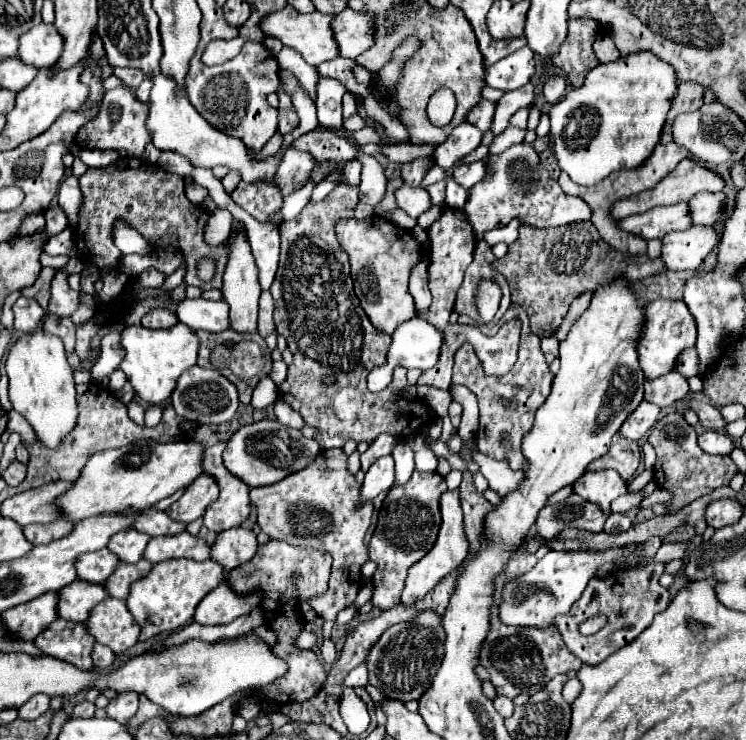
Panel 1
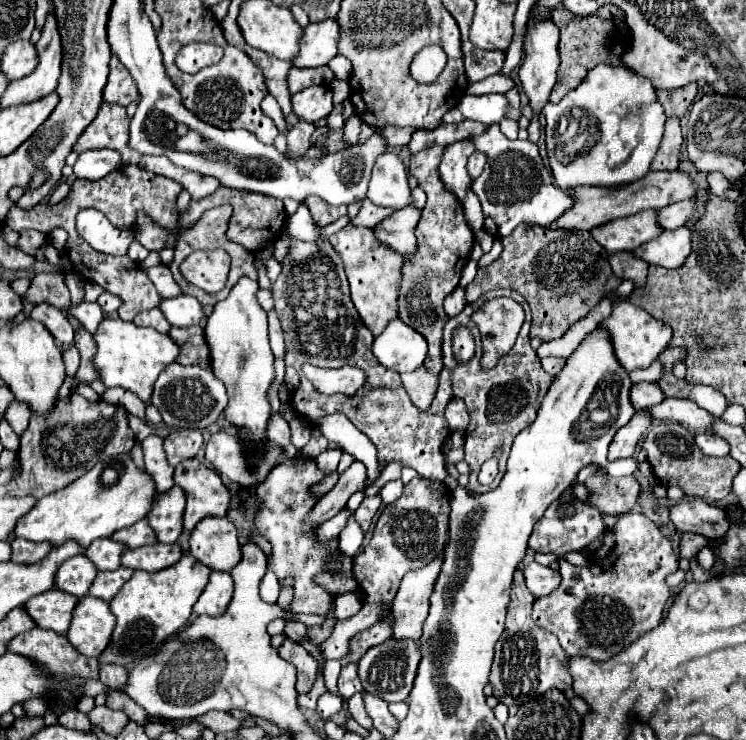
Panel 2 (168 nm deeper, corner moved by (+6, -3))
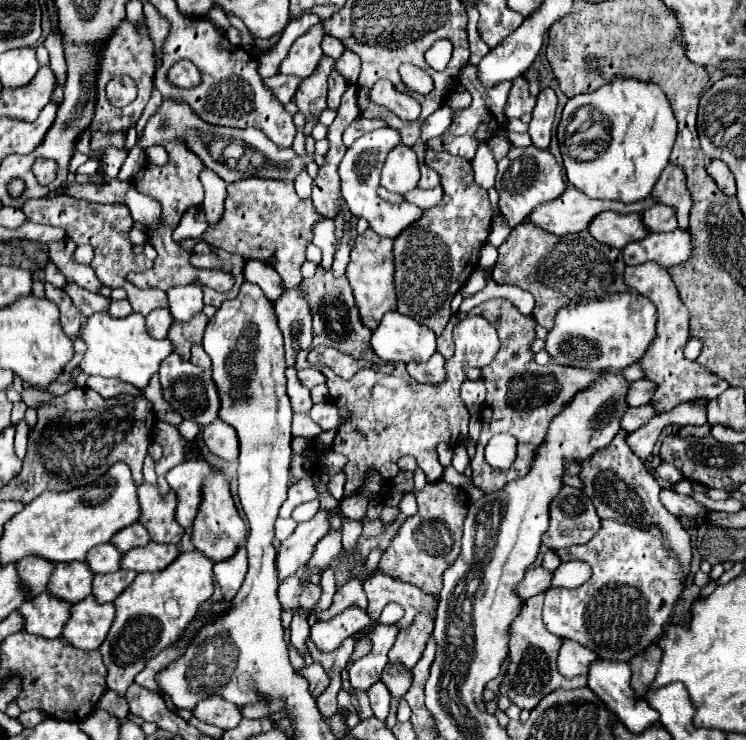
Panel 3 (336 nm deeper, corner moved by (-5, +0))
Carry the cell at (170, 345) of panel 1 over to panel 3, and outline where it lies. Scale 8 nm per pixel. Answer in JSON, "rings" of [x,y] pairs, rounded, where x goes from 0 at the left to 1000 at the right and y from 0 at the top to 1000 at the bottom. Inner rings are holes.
{"rings":[[[126,423],[107,445],[107,455],[118,466],[118,474],[107,491],[107,499],[113,504],[134,509],[158,509],[182,523],[196,523],[201,512],[212,504],[214,488],[220,488],[220,482],[233,474],[233,466],[225,458],[201,455],[196,445],[196,431],[182,423],[174,423],[166,431],[153,431],[145,423]]]}

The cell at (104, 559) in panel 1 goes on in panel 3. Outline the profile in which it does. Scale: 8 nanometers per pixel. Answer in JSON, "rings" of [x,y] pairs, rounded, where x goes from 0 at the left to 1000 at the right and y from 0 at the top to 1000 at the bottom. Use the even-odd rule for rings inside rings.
{"rings":[[[97,758],[72,766],[64,793],[70,804],[91,815],[105,815],[123,801],[123,780],[126,774],[115,758]]]}

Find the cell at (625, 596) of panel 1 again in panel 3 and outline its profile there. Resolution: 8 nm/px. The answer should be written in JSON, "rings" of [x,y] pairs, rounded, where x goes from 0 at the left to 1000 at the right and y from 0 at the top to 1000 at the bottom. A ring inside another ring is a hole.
{"rings":[[[812,701],[794,731],[745,747],[753,758],[788,755],[794,780],[772,796],[740,793],[732,799],[727,836],[737,855],[767,864],[815,893],[842,893],[887,858],[890,842],[917,799],[917,772],[906,747],[890,739],[879,709],[858,715]]]}

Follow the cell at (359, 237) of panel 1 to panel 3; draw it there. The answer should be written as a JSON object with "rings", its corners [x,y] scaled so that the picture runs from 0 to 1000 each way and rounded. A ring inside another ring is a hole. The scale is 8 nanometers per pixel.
{"rings":[[[491,309],[477,320],[475,336],[469,342],[469,355],[464,361],[466,380],[475,391],[475,404],[483,418],[485,436],[496,445],[504,445],[509,428],[520,420],[531,420],[531,391],[528,391],[528,353],[525,353],[525,323],[504,318],[499,309]]]}

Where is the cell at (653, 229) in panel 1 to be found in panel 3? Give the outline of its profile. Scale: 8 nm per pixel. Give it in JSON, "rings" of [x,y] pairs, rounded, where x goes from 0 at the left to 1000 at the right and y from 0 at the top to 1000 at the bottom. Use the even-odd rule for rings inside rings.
{"rings":[[[804,288],[788,307],[794,320],[804,328],[812,328],[826,336],[836,336],[836,331],[847,326],[863,323],[871,312],[863,307],[861,288]]]}

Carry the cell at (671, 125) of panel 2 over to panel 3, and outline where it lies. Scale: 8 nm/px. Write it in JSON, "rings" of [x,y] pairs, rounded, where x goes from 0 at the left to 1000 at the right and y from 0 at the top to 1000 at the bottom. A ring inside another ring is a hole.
{"rings":[[[895,220],[874,261],[887,274],[906,280],[909,307],[922,309],[922,291],[925,291],[925,282],[928,282],[928,266],[922,264],[922,255],[920,255],[917,228],[909,228],[909,223]]]}

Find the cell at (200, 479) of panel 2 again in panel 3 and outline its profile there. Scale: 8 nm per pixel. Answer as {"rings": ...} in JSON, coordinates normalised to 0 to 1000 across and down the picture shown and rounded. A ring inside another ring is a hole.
{"rings":[[[263,620],[263,623],[249,623],[247,628],[239,628],[223,639],[225,655],[239,669],[236,704],[244,712],[255,712],[260,704],[271,677],[271,655],[282,636],[287,636],[287,631],[279,623]]]}

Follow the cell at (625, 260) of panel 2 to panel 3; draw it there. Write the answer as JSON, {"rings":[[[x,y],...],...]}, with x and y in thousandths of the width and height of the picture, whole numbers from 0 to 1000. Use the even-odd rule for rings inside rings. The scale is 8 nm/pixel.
{"rings":[[[861,355],[861,358],[850,358],[850,361],[839,361],[836,380],[845,391],[869,401],[882,418],[882,455],[869,469],[866,480],[858,485],[858,493],[863,496],[866,512],[882,518],[882,528],[874,536],[874,547],[885,555],[898,555],[909,545],[917,545],[925,539],[960,539],[960,536],[965,536],[965,531],[971,531],[971,526],[976,526],[979,520],[973,515],[962,512],[957,504],[938,496],[933,488],[922,488],[914,480],[917,466],[922,461],[922,418],[912,407],[906,385],[898,377],[898,369],[887,358]]]}

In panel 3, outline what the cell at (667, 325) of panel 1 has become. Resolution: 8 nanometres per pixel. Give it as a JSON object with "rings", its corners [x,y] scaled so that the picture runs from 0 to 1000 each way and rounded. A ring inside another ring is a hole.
{"rings":[[[839,393],[839,396],[820,396],[815,401],[807,401],[804,407],[791,407],[786,412],[761,412],[751,418],[751,423],[745,426],[745,439],[735,447],[732,474],[748,493],[767,493],[794,501],[807,501],[807,499],[834,501],[842,493],[855,491],[877,458],[879,458],[879,415],[863,399],[853,393]]]}

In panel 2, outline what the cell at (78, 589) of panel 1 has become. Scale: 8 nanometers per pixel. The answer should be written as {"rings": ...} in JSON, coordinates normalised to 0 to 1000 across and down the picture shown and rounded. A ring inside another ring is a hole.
{"rings":[[[76,795],[52,803],[31,816],[34,827],[44,835],[44,841],[52,849],[71,851],[79,857],[90,854],[101,819],[103,811],[98,811],[98,805],[87,805],[84,800],[76,800]]]}

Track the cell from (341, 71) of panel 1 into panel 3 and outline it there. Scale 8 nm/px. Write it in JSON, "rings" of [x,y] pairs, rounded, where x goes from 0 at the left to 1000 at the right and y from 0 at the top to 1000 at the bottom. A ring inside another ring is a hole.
{"rings":[[[367,101],[362,107],[354,107],[354,115],[373,131],[373,136],[378,142],[383,142],[386,136],[391,136],[391,131],[397,128],[397,120],[402,118],[405,104],[386,104],[386,101]]]}

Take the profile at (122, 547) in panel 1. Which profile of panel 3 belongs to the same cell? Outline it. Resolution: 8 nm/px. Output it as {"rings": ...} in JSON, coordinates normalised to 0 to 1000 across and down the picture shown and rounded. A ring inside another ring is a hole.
{"rings":[[[153,734],[129,736],[115,753],[115,758],[118,758],[118,764],[126,774],[153,774],[153,772],[158,772],[161,755],[164,755],[164,747],[155,742]]]}

